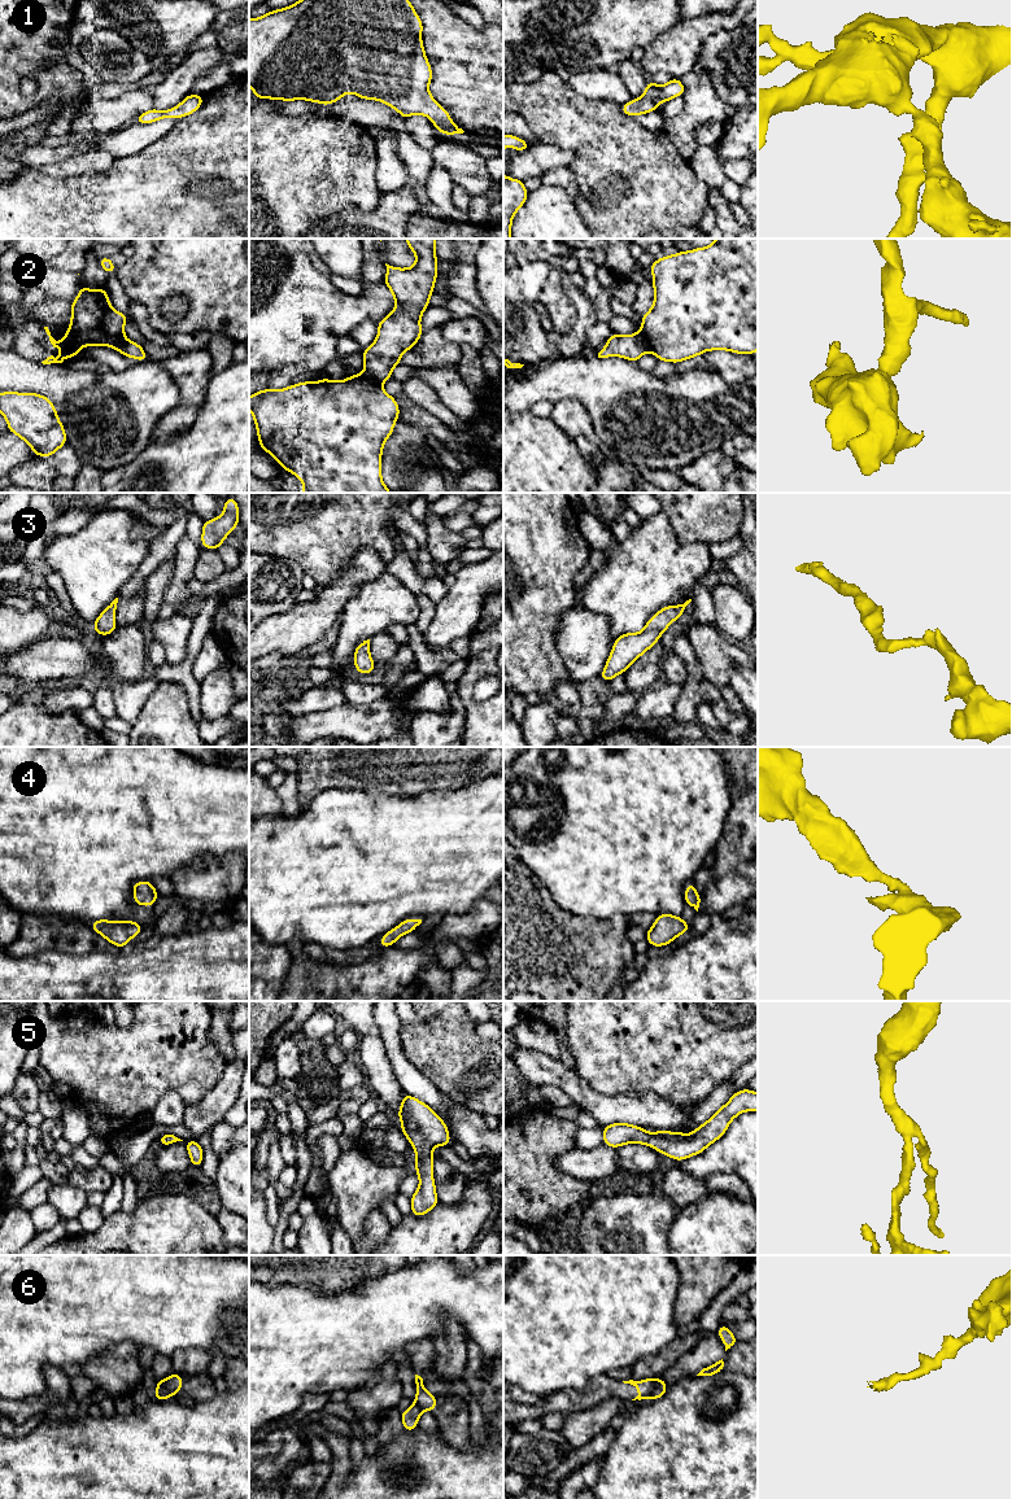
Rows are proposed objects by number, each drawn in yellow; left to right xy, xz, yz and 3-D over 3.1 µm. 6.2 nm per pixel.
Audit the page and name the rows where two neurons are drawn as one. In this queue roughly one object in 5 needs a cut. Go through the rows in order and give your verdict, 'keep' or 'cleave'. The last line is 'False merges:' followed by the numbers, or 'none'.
1: keep
2: cleave
3: keep
4: keep
5: keep
6: cleave
False merges: 2, 6

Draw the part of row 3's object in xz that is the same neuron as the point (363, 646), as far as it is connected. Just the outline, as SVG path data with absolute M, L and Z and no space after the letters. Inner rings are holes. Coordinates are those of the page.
M370 639L361 642L354 650L354 668L361 674L368 674L375 670L375 661L370 655Z

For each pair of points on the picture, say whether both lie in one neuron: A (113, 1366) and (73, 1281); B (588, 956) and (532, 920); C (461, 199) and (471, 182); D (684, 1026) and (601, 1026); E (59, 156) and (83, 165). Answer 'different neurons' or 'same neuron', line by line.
A: different neurons
B: same neuron
C: different neurons
D: same neuron
E: different neurons

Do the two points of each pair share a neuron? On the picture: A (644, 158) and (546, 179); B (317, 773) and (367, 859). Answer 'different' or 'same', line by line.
A: different
B: different

